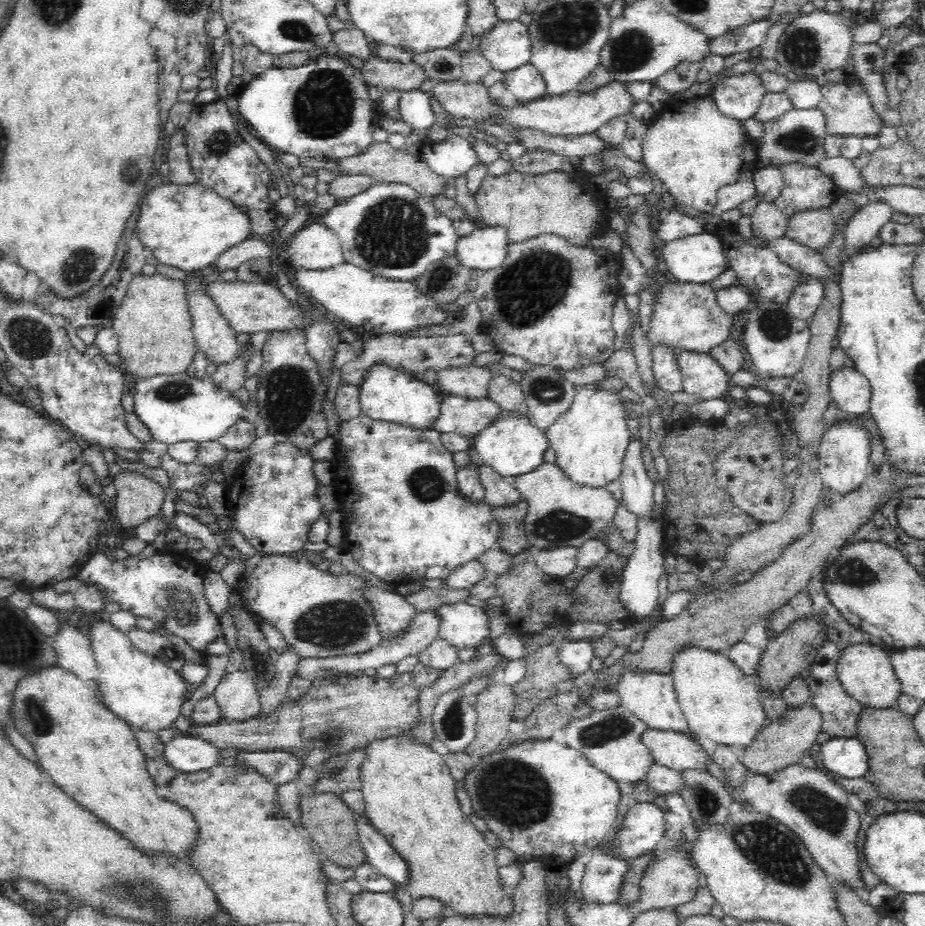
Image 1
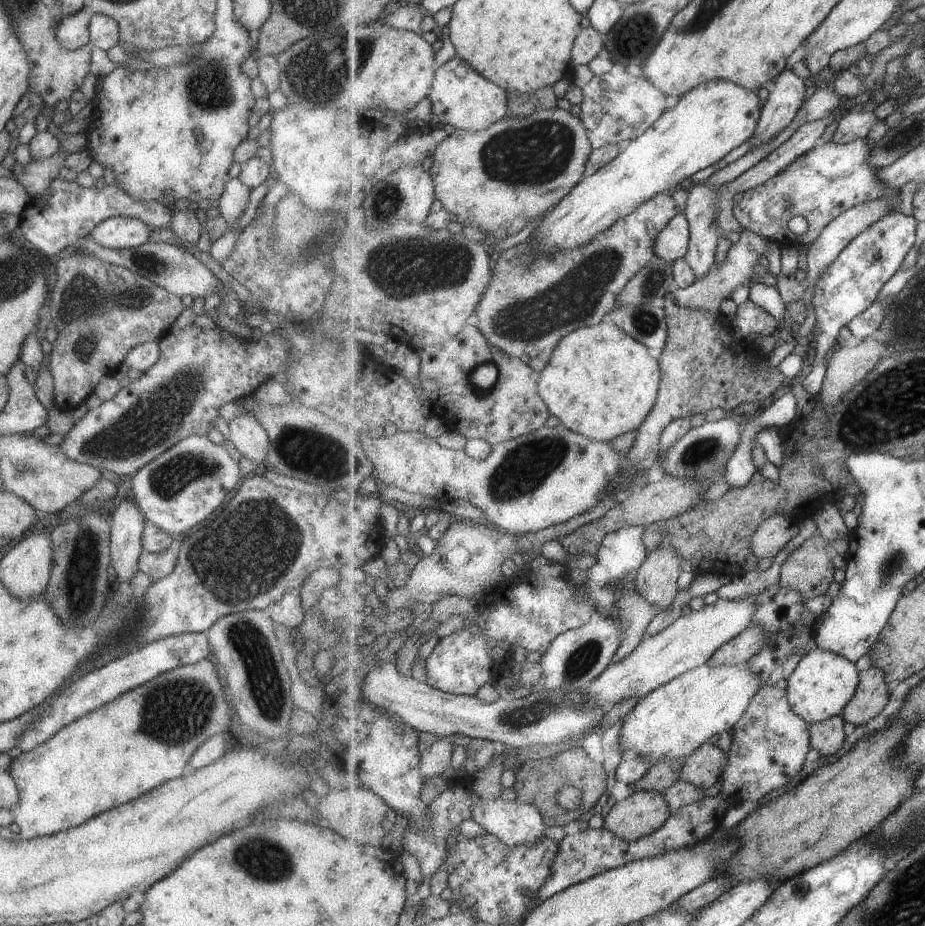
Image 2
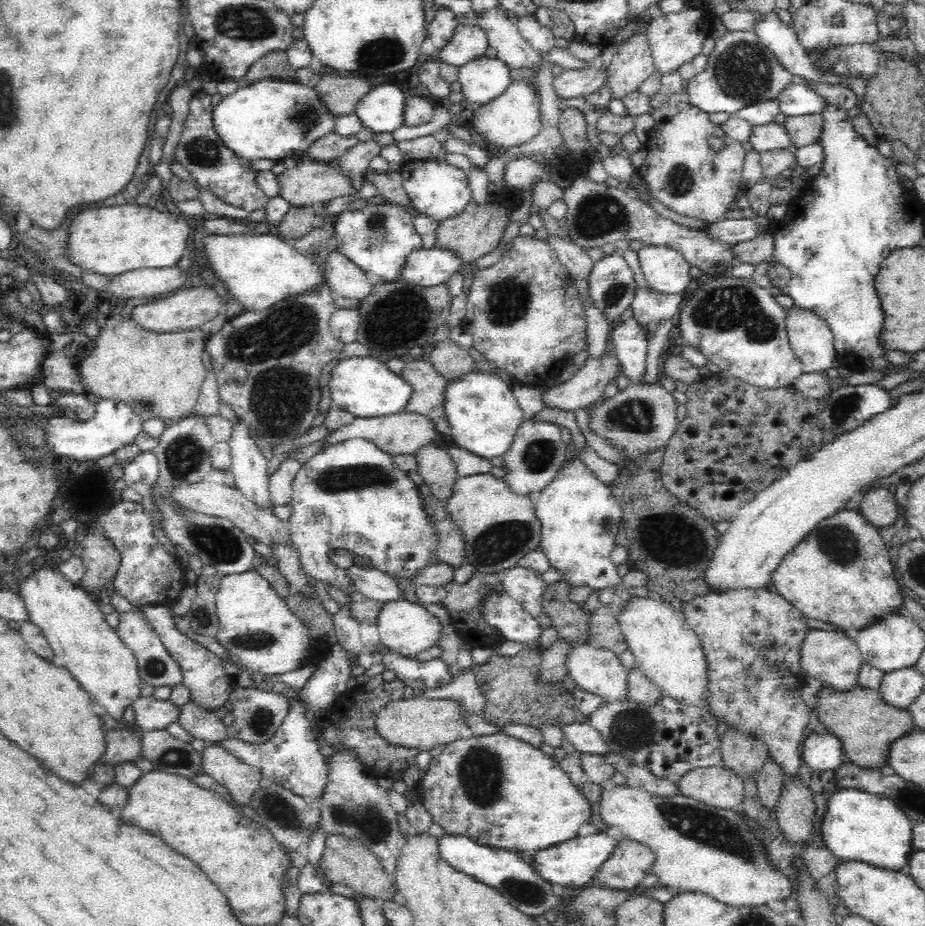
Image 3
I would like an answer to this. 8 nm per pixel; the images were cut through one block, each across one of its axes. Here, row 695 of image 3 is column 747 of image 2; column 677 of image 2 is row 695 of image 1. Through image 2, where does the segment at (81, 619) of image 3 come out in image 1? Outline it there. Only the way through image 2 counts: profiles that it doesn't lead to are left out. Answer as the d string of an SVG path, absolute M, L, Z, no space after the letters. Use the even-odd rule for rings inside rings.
M108 621L85 626L92 636L94 658L99 662L101 675L94 687L103 693L103 703L129 726L150 732L170 728L178 716L191 687L179 671L173 670L156 657L140 652L130 643L128 635Z

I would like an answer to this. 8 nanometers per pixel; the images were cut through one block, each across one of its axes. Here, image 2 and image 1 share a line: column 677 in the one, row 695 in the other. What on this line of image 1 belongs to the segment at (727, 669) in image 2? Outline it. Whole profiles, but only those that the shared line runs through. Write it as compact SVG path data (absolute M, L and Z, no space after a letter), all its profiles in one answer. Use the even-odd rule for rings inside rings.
M696 647L680 652L673 662L671 677L677 701L694 736L710 746L749 747L767 723L759 699L759 679L746 676L726 655Z

